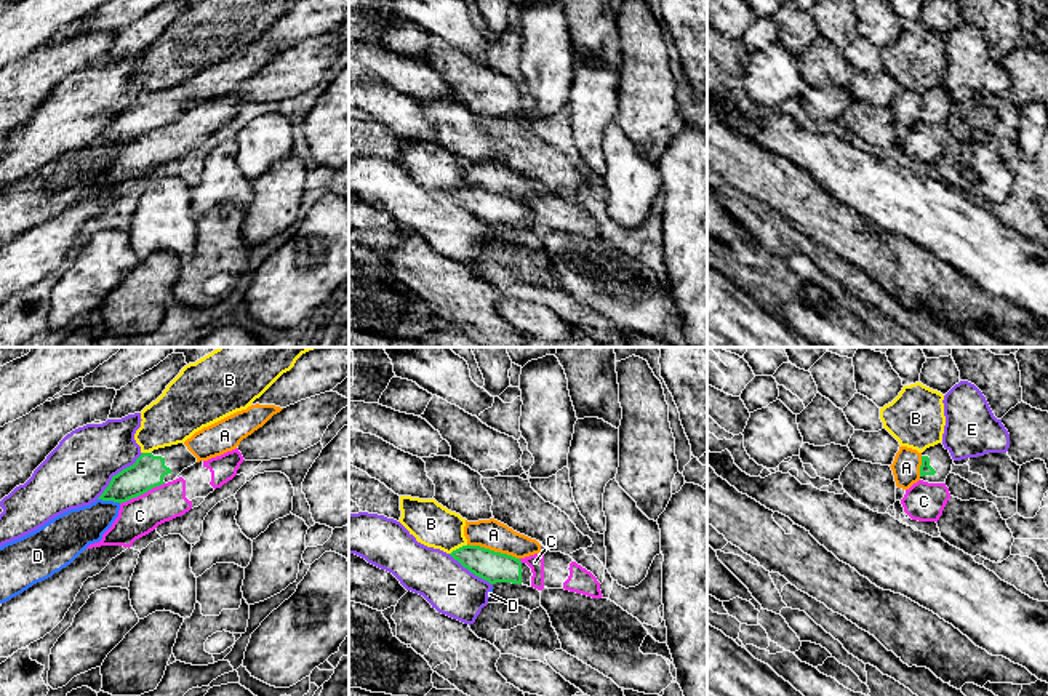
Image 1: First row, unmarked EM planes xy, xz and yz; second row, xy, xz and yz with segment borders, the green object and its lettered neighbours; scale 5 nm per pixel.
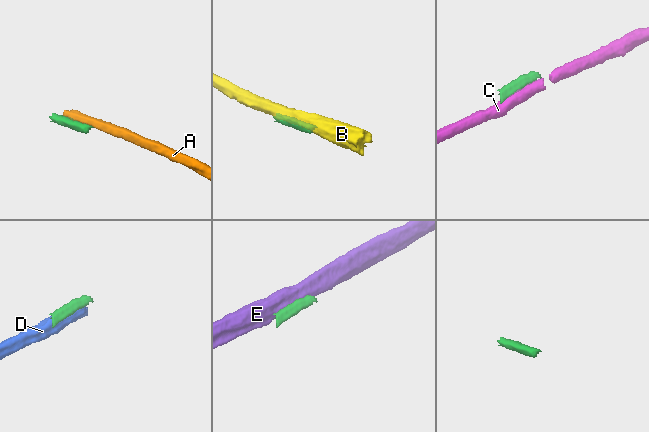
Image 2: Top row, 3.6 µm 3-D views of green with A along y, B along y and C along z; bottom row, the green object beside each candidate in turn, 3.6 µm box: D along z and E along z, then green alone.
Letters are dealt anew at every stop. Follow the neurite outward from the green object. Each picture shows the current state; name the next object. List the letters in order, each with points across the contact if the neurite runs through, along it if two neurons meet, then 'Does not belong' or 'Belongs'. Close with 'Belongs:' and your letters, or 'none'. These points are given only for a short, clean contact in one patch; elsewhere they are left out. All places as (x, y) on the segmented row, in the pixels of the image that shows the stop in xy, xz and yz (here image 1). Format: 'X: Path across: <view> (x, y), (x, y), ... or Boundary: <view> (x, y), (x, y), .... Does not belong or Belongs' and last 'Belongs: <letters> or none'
A: Does not belong
B: Does not belong
C: Does not belong
D: Does not belong
E: Does not belong
Belongs: none

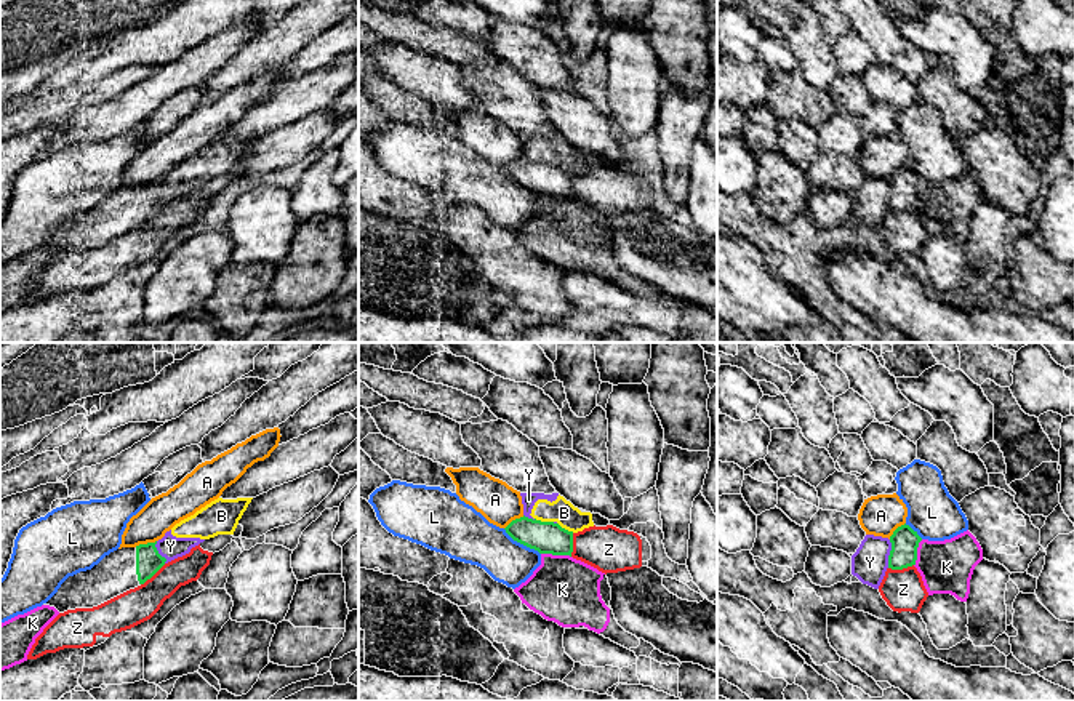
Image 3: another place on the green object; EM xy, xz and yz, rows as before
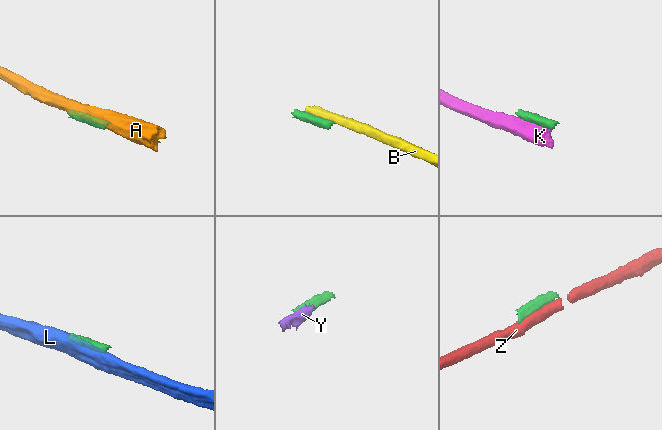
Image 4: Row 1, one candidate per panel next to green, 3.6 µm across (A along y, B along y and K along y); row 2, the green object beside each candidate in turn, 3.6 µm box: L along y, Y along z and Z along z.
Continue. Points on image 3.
A: Does not belong
B: Does not belong
K: Does not belong
L: Does not belong
Y: Boundary: yz (890, 540), (887, 567). Does not belong
Z: Does not belong
Belongs: none

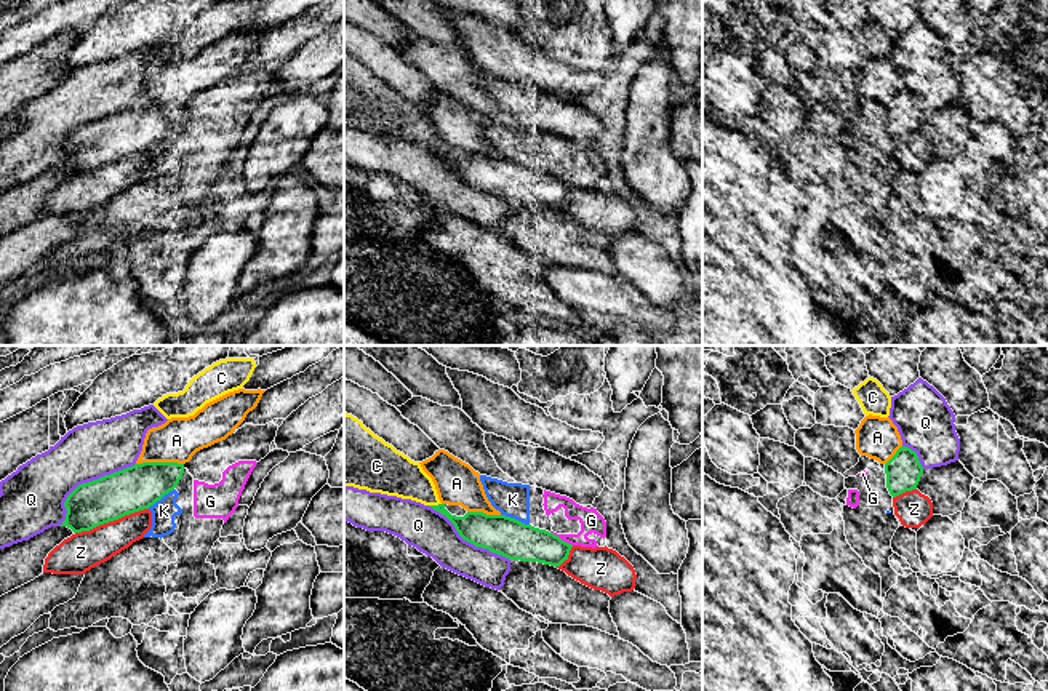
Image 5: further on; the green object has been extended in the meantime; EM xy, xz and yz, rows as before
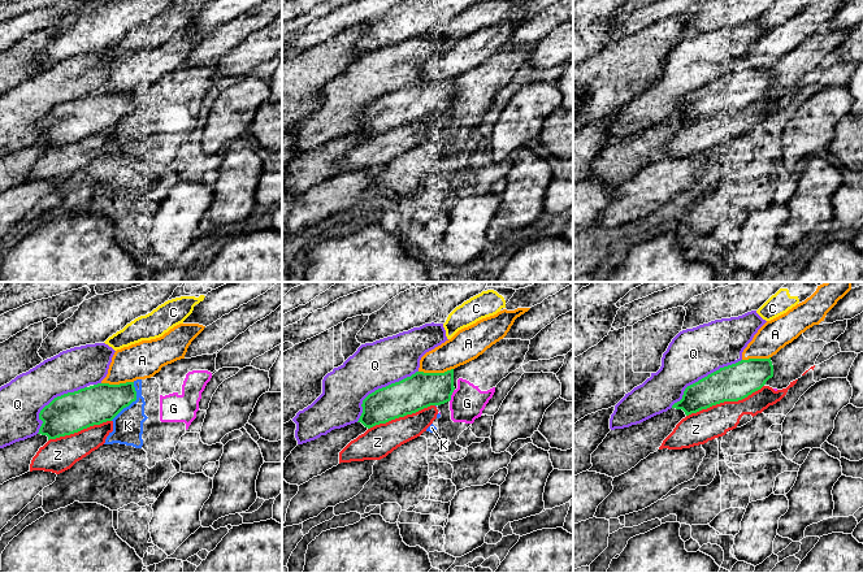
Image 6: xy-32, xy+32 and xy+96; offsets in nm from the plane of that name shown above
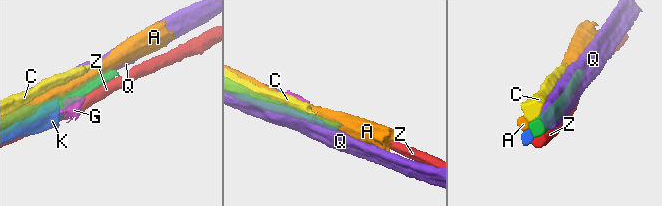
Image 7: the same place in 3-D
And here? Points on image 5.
A: Does not belong
C: Does not belong
G: Does not belong
K: Does not belong
Q: Does not belong
Z: Does not belong
Belongs: none

